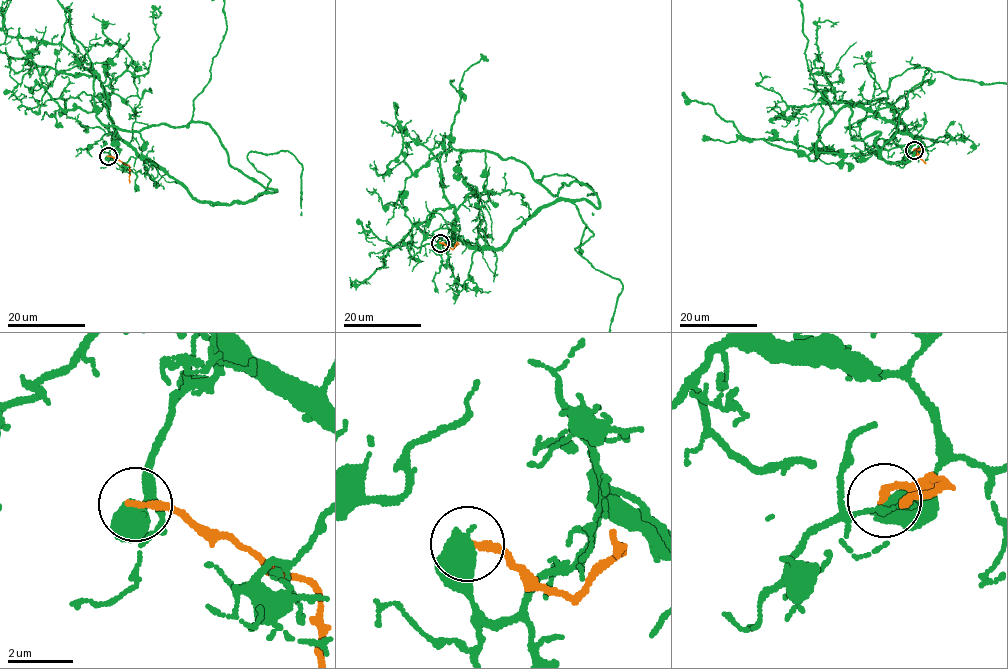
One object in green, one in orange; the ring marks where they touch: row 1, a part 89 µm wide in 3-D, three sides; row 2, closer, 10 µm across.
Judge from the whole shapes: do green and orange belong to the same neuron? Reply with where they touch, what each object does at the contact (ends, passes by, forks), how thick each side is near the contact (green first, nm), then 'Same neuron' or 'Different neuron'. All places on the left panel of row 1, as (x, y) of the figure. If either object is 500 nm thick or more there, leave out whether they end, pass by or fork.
Place: (108, 156). Thickness 700 nm (green) against 240 nm. Different neuron

